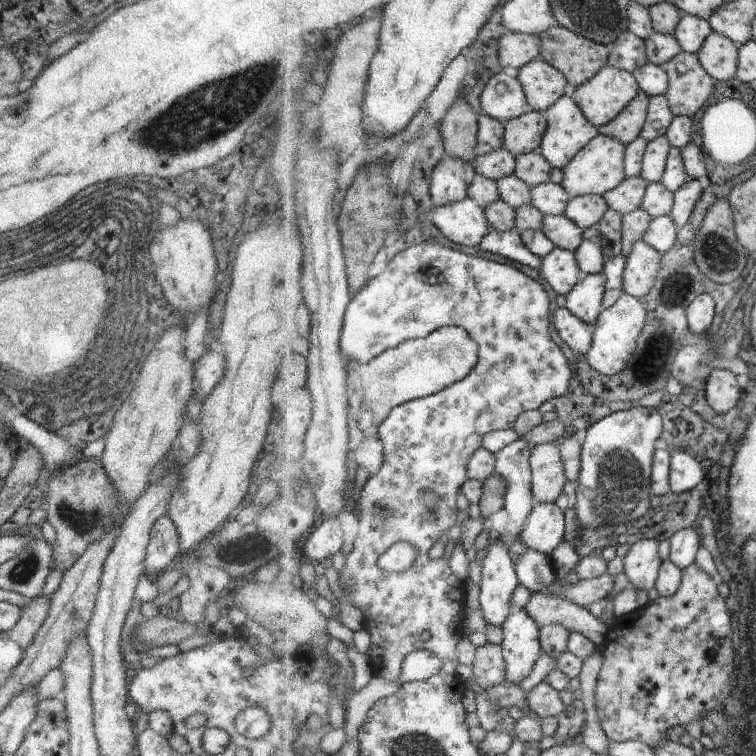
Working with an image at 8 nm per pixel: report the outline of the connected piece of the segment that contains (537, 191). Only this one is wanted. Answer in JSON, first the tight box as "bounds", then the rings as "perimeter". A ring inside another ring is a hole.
{"bounds":[533,182,571,215],"perimeter":[[[549,182],[533,187],[533,205],[545,215],[566,215],[571,194],[563,184]]]}

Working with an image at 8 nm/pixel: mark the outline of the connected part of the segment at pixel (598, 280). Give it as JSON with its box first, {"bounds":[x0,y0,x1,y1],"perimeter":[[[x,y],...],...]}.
{"bounds":[567,273,609,328],"perimeter":[[[590,273],[581,280],[567,296],[567,306],[578,318],[592,324],[594,328],[605,309],[605,298],[609,278],[606,274]]]}

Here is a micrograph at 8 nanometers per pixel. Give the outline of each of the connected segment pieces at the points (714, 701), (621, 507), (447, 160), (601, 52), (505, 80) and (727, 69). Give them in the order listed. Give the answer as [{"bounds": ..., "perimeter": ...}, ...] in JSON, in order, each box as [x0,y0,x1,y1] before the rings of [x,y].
[{"bounds":[596,564,736,750],"perimeter":[[[696,564],[684,570],[683,585],[674,596],[661,596],[637,612],[617,617],[606,635],[604,664],[598,675],[596,690],[598,715],[604,734],[615,742],[647,742],[655,750],[664,741],[670,741],[666,736],[672,728],[702,721],[706,719],[706,714],[719,710],[735,686],[732,684],[736,668],[734,620],[716,580]]]},{"bounds":[576,406,663,529],"perimeter":[[[632,406],[593,424],[583,443],[576,512],[587,529],[628,526],[653,508],[656,442],[663,436],[663,414],[654,407]]]},{"bounds":[430,155,477,208],"perimeter":[[[445,155],[436,166],[431,180],[430,194],[434,208],[466,200],[477,176],[474,163]]]},{"bounds":[541,24,613,90],"perimeter":[[[560,24],[546,31],[541,37],[543,40],[542,58],[567,75],[571,90],[577,90],[582,85],[586,85],[604,67],[608,66],[613,51],[613,46],[593,41]]]},{"bounds":[481,70,532,125],"perimeter":[[[509,70],[492,77],[481,99],[485,114],[500,119],[505,125],[532,110],[523,82],[516,72]]]},{"bounds":[699,31,740,80],"perimeter":[[[714,31],[699,52],[704,68],[719,80],[732,80],[739,73],[740,45],[729,36]]]}]

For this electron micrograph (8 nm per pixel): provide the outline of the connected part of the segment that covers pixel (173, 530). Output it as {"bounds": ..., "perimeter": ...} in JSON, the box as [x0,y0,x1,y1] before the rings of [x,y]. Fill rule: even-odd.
{"bounds":[145,514,182,580],"perimeter":[[[166,514],[150,529],[146,549],[145,572],[153,580],[164,569],[169,568],[182,554],[176,525]]]}

